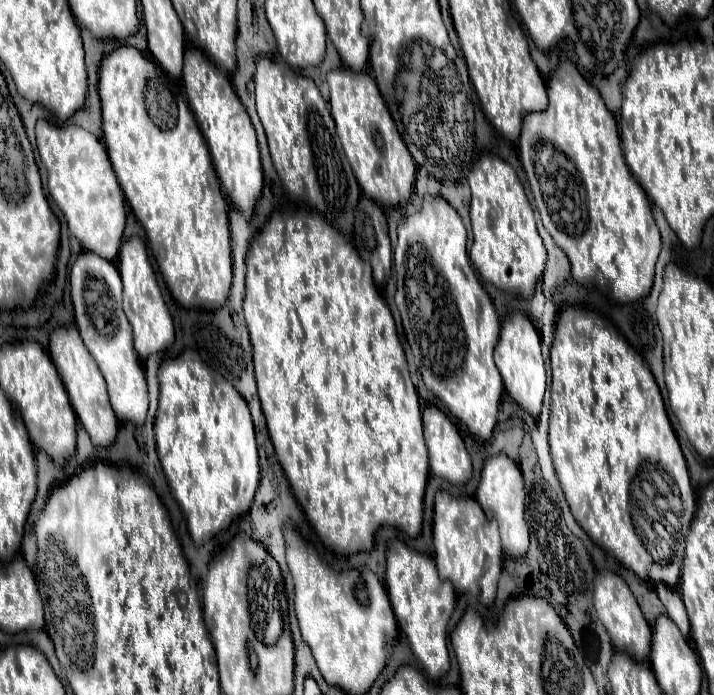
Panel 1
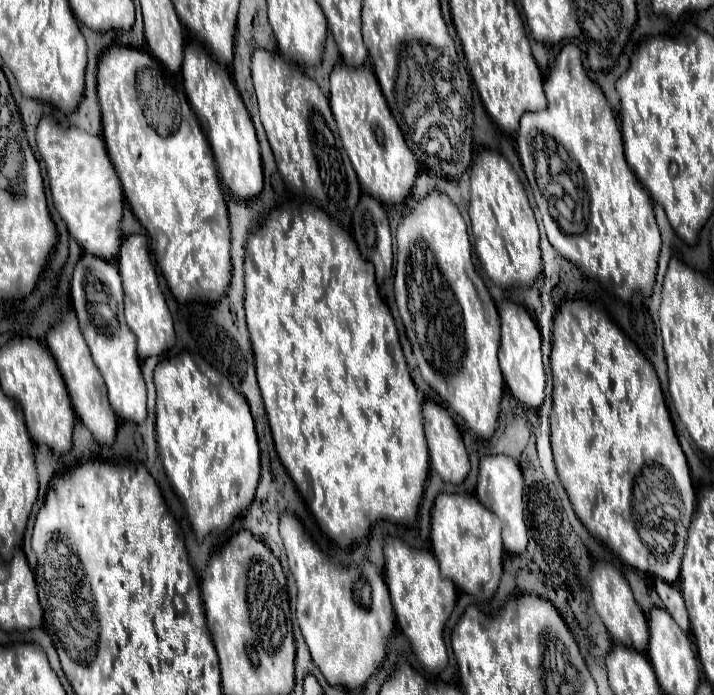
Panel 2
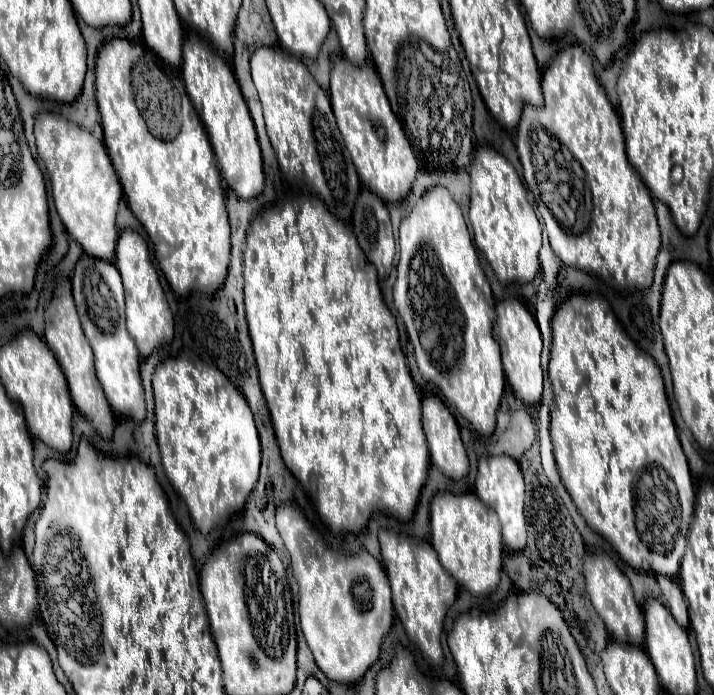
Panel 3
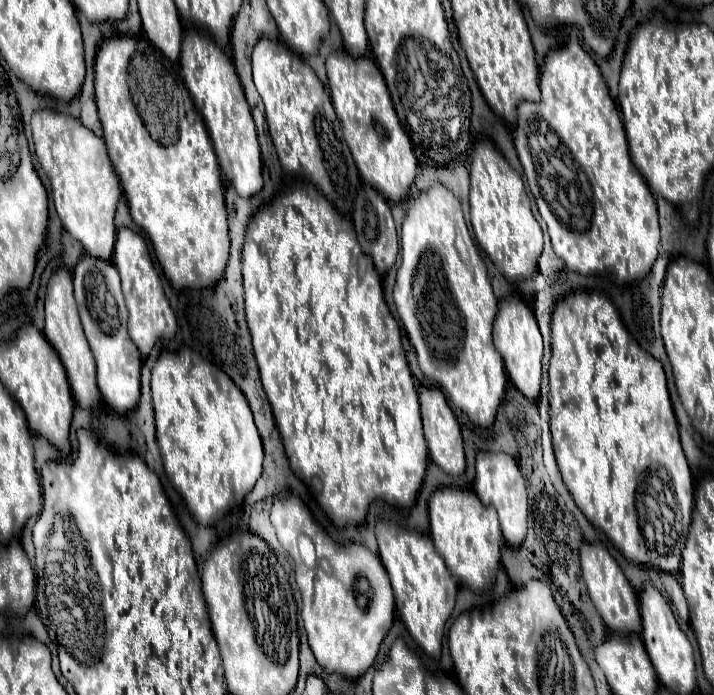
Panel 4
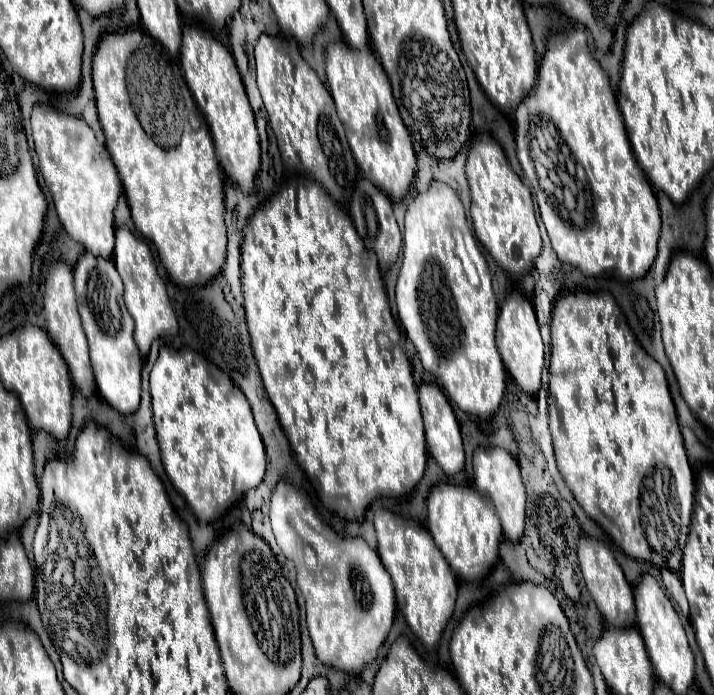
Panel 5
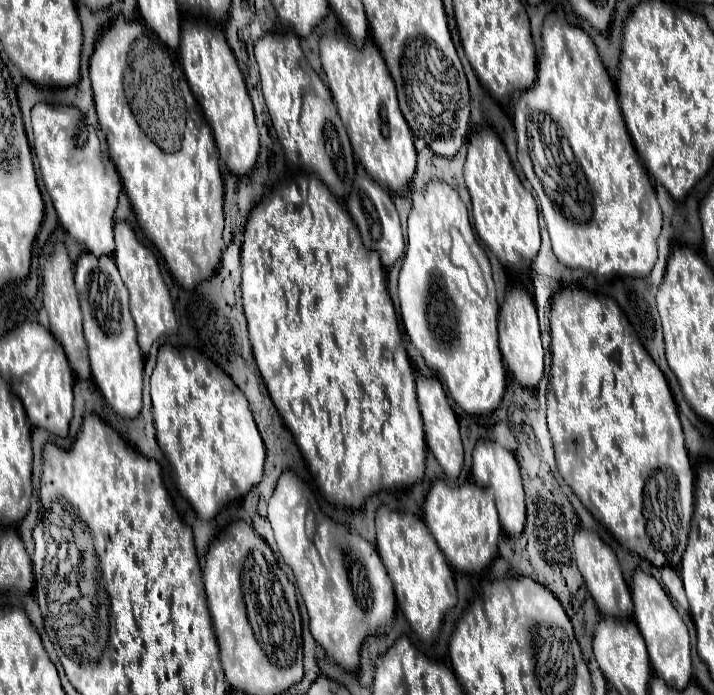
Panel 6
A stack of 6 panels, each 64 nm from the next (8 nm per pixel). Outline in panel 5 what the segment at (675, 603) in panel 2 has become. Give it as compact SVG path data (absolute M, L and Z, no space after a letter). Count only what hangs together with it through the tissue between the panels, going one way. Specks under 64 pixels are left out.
M662 570L662 582L666 586L666 590L670 592L670 596L674 598L674 602L680 606L680 612L684 616L688 616L688 602L686 602L686 596L684 596L684 588L682 588L682 582L678 578L678 574L670 572L670 570Z

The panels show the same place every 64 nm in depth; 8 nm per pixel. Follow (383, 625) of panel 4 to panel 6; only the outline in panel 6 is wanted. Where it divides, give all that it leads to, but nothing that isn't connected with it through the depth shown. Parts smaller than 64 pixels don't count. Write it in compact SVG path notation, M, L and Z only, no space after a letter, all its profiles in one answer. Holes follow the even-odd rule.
M286 470L268 502L268 520L272 524L278 550L294 570L296 584L306 602L310 632L322 646L328 660L348 672L360 668L360 648L368 636L382 636L390 630L396 610L392 580L380 564L380 556L362 536L350 532L344 524L332 522L318 512L310 488L290 470ZM308 502L316 516L316 532L306 536L304 524Z

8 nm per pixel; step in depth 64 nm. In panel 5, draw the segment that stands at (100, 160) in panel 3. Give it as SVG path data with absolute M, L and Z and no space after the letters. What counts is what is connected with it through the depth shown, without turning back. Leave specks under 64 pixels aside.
M34 106L32 136L40 160L40 172L52 192L58 218L68 236L94 256L110 258L114 244L114 208L122 192L118 172L112 162L106 162L96 148L92 128L76 116L58 112L52 106Z

